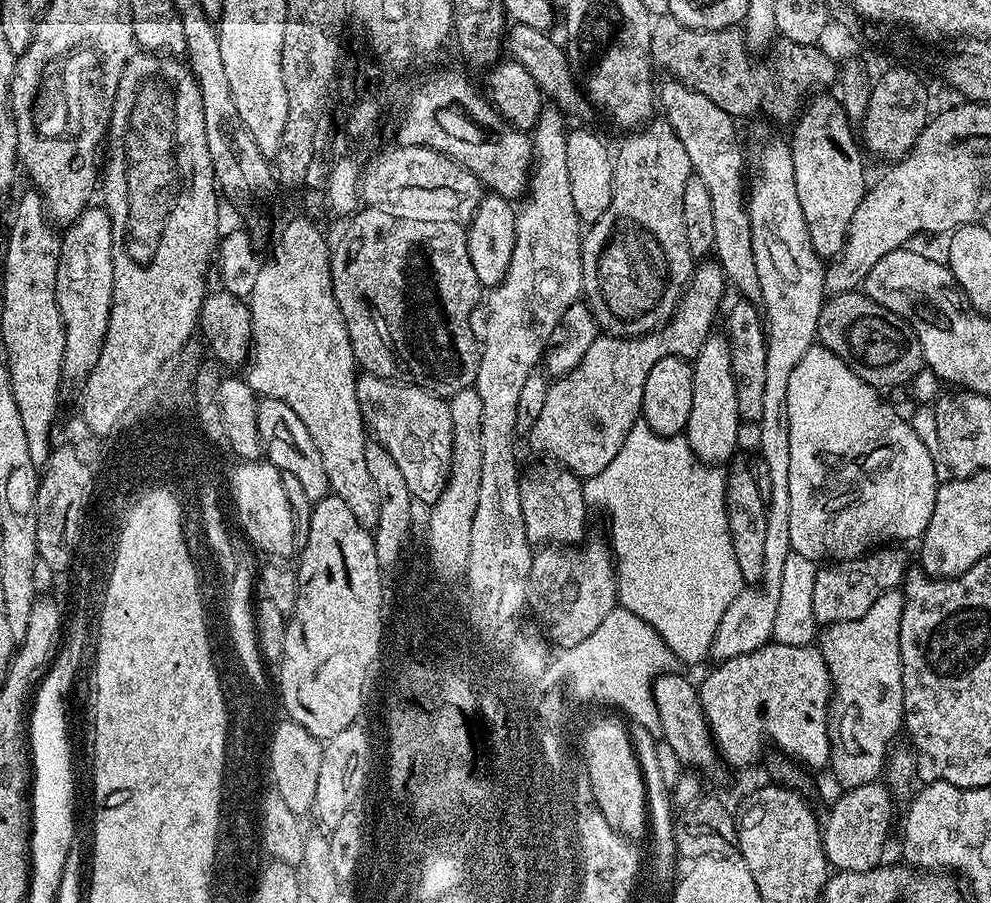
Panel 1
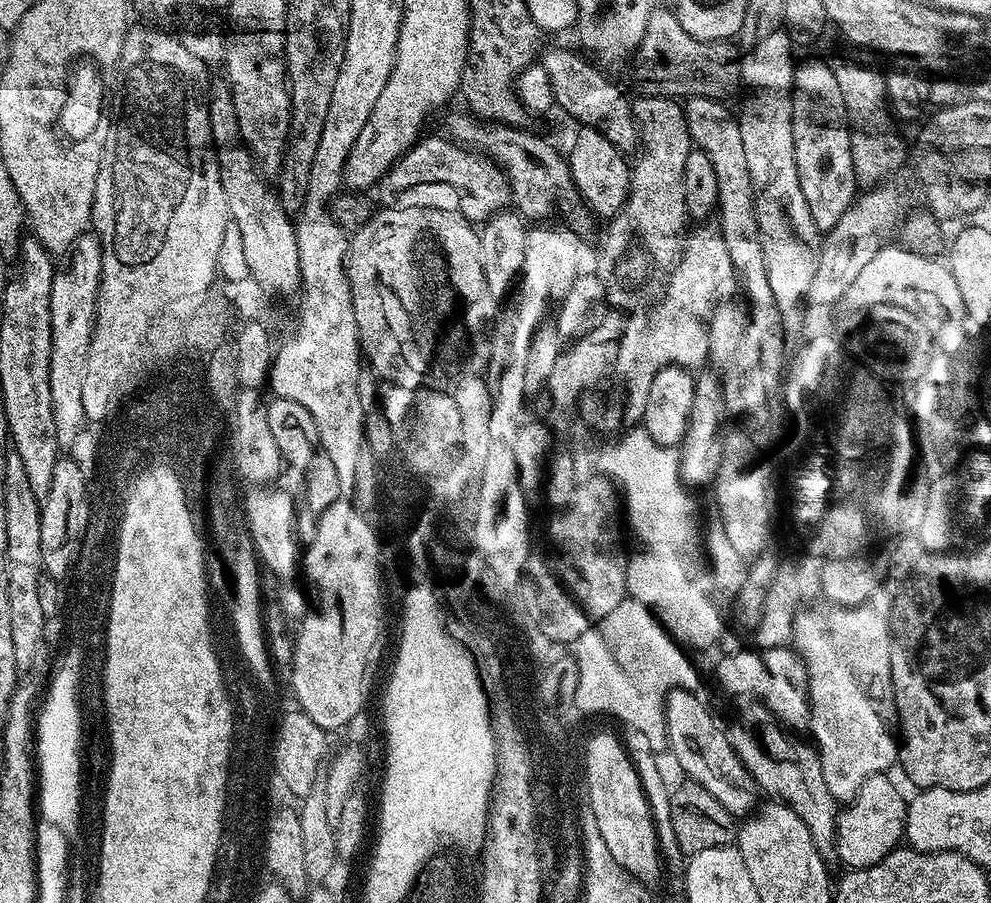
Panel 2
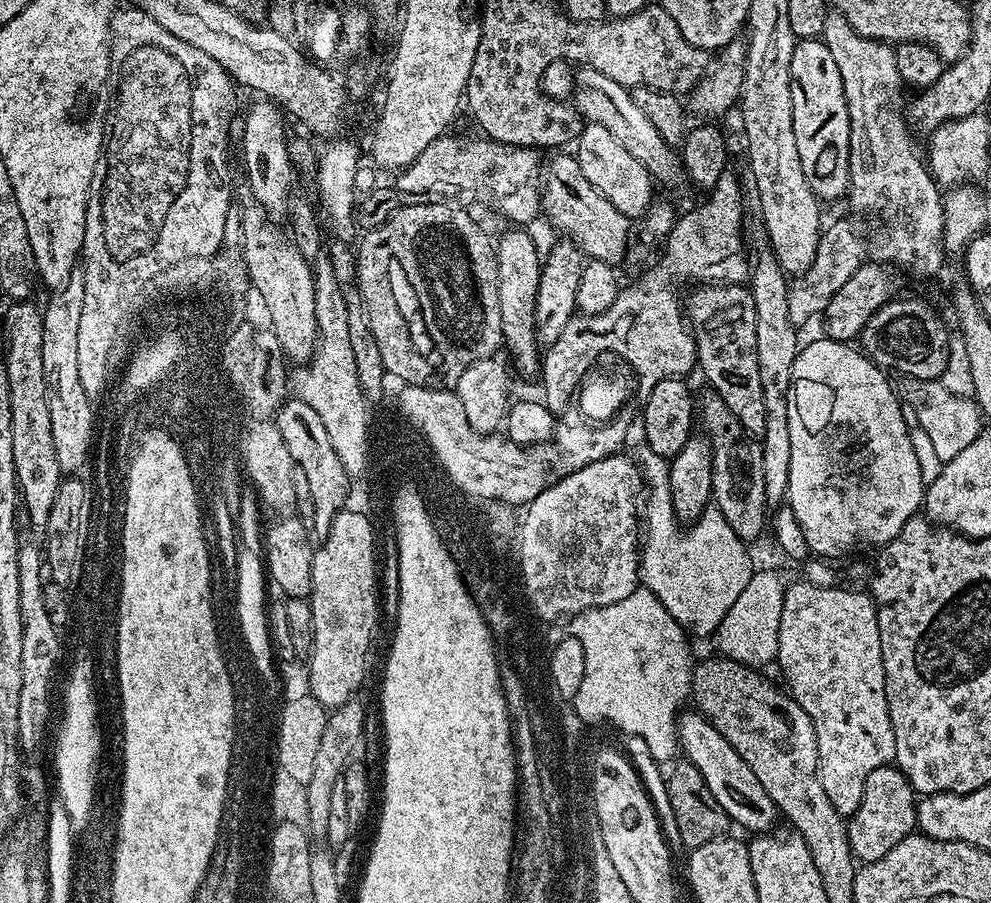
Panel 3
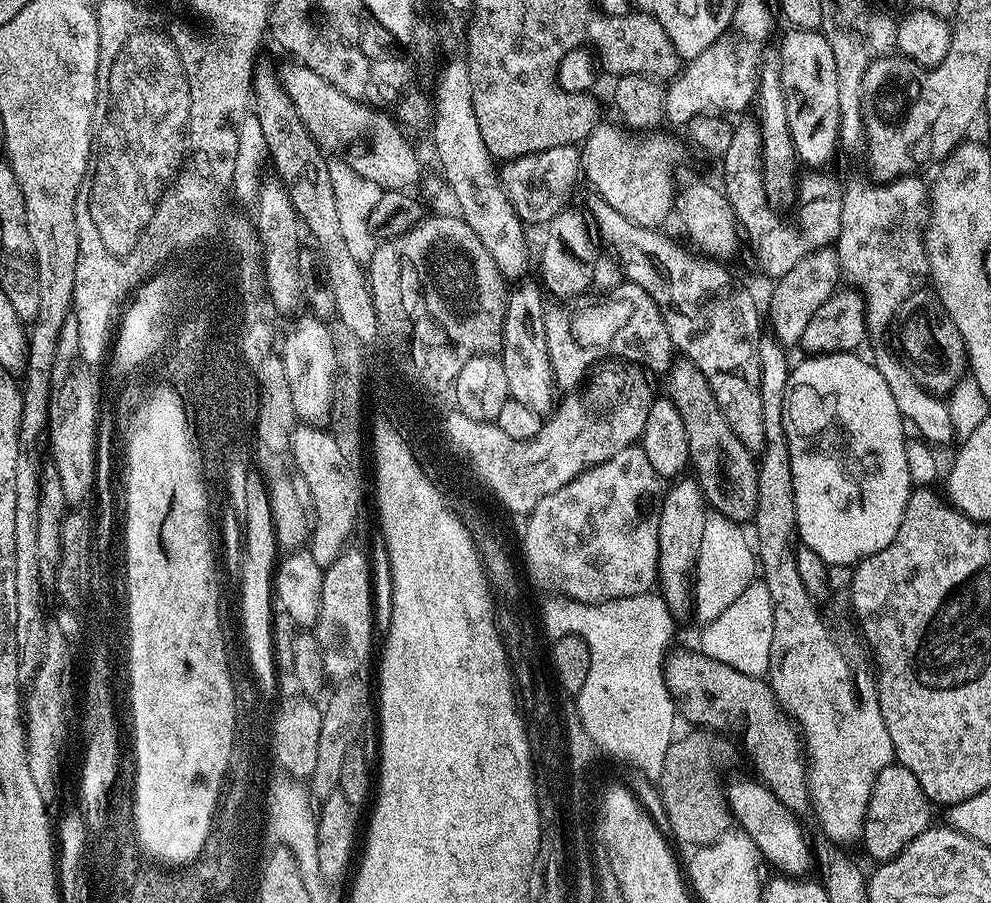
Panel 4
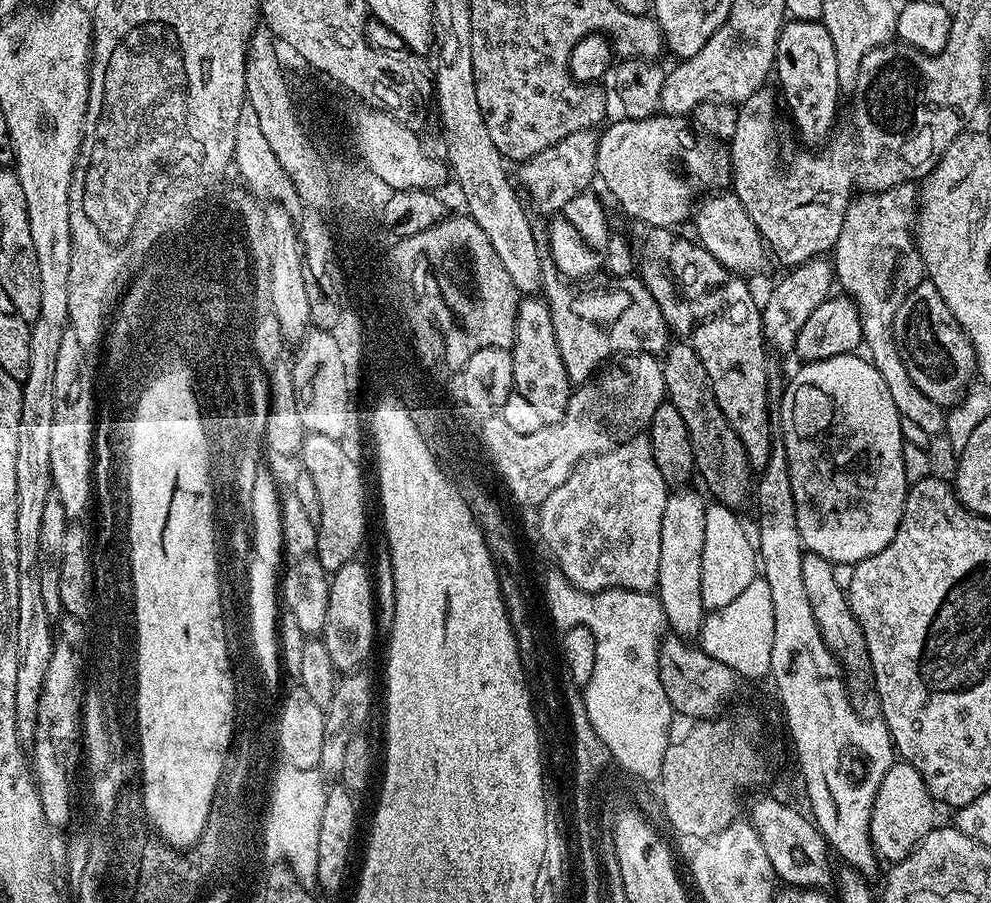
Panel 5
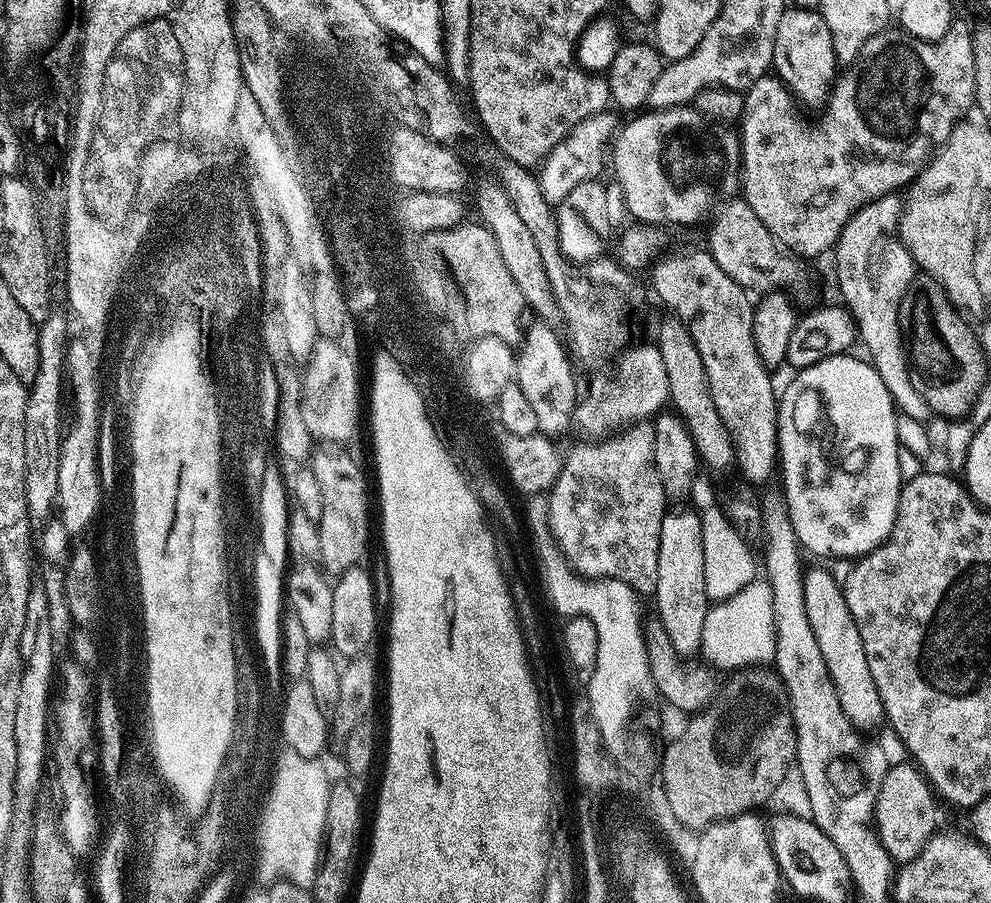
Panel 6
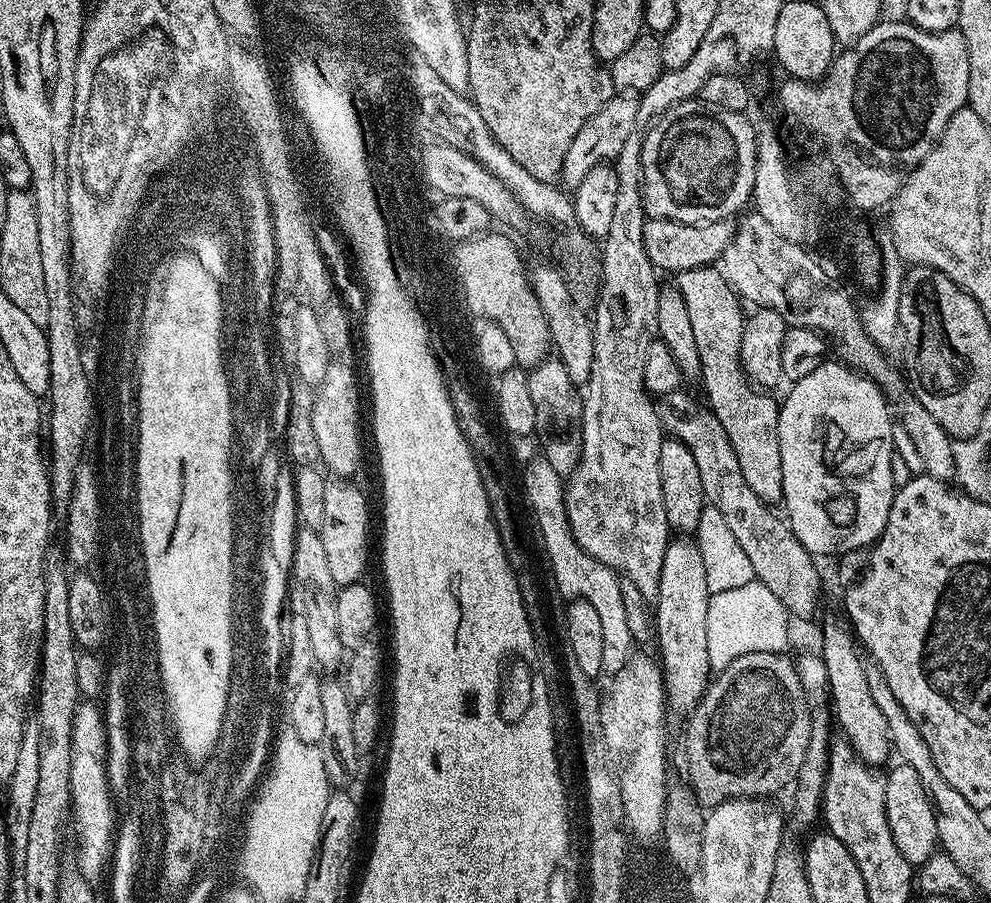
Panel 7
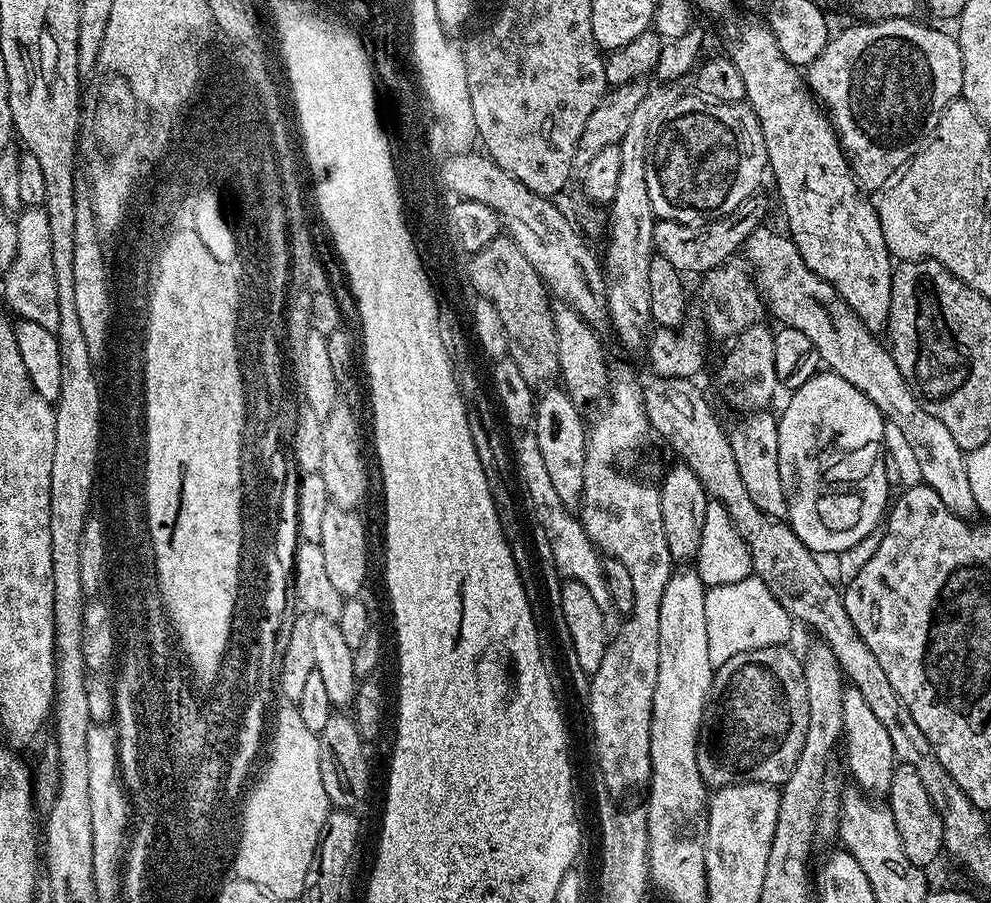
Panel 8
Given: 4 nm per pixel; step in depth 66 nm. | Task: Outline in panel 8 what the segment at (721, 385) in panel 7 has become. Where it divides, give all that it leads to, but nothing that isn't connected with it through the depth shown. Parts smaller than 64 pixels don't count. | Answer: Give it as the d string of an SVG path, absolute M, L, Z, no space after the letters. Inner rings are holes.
M757 410L741 415L741 420L730 428L730 439L734 462L738 462L738 474L742 474L746 494L750 494L758 510L775 520L784 520L788 515L788 503L782 490L782 470L778 470L778 420L770 413L768 410Z

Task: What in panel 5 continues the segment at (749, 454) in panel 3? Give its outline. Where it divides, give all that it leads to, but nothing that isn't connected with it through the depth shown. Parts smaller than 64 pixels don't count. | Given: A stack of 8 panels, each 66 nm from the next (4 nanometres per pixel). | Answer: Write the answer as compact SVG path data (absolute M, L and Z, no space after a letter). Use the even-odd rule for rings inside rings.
M672 342L668 351L663 353L664 390L667 399L682 414L682 422L686 422L686 430L690 434L692 462L698 476L704 479L708 487L707 495L715 503L733 510L740 510L744 503L749 503L754 492L754 469L748 462L748 455L730 422L722 414L718 402L714 398L714 390L710 386L710 378L706 374L706 366L702 366L702 358L687 342Z

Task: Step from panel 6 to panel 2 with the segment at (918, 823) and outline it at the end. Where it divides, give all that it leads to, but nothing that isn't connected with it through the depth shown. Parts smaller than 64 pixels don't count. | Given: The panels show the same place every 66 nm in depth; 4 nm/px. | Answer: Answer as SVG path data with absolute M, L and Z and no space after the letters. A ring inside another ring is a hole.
M873 772L862 782L862 790L852 799L836 817L836 860L844 863L845 869L869 868L882 858L886 858L905 839L904 823L908 813L908 800L900 793L900 788L891 780L891 775L882 772Z

